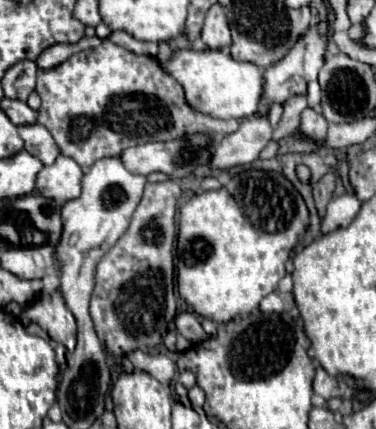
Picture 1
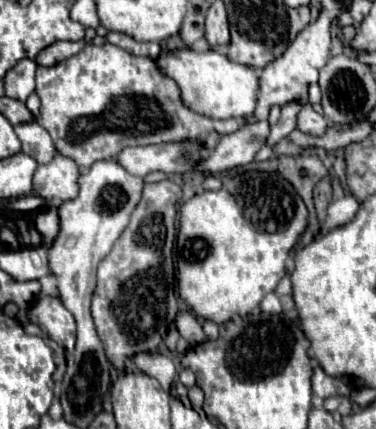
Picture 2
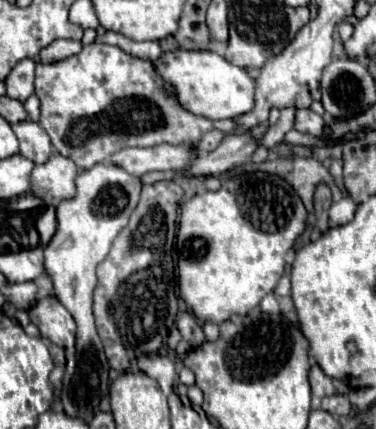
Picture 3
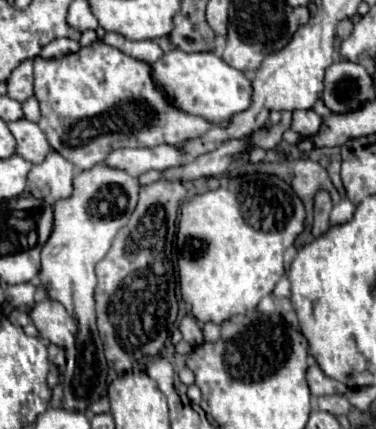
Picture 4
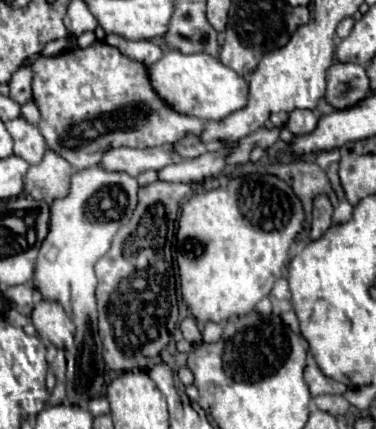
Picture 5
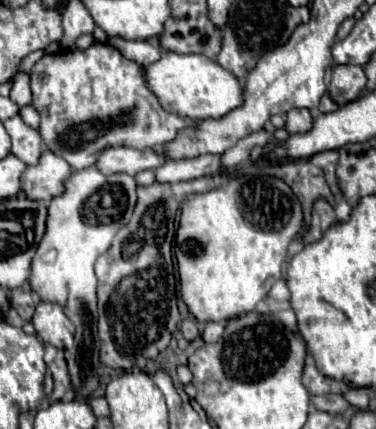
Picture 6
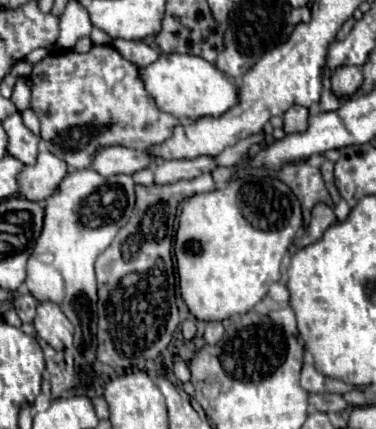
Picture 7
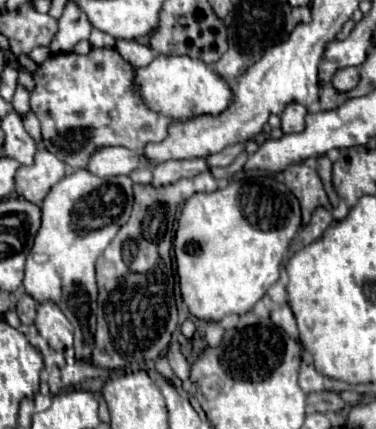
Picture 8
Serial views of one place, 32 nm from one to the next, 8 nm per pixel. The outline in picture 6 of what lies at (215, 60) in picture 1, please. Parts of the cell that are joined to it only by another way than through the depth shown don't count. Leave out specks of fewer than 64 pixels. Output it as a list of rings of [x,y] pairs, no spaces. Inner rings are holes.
[[[164,52],[158,62],[144,68],[144,78],[148,80],[152,94],[164,104],[164,108],[168,108],[168,112],[188,116],[190,120],[222,118],[242,104],[242,84],[218,62],[208,60],[202,54]]]

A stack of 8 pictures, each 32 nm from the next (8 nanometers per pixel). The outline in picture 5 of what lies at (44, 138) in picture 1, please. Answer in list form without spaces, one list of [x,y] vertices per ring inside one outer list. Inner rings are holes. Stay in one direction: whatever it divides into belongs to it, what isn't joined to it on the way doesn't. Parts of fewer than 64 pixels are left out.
[[[24,118],[8,120],[6,128],[14,140],[14,154],[20,156],[22,160],[28,160],[28,164],[38,164],[44,152],[48,150],[40,130],[28,124]]]

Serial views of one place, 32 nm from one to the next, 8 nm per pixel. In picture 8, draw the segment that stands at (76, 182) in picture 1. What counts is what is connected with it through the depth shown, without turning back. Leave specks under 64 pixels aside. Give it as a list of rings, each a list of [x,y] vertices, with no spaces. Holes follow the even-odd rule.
[[[38,150],[32,166],[20,166],[16,172],[16,194],[32,204],[40,204],[46,192],[64,178],[66,164],[48,150]]]

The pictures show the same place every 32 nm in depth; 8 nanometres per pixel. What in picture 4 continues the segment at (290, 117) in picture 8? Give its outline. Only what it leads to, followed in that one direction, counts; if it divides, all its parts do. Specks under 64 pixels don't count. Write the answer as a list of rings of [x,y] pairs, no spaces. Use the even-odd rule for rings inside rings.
[[[294,110],[292,112],[292,124],[290,128],[302,136],[316,134],[320,130],[322,118],[314,110]]]

